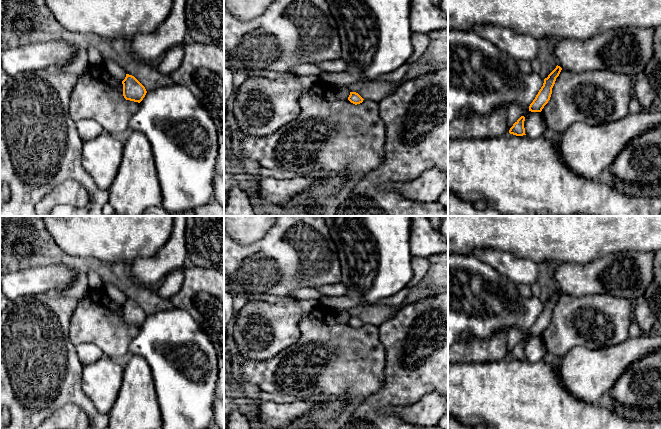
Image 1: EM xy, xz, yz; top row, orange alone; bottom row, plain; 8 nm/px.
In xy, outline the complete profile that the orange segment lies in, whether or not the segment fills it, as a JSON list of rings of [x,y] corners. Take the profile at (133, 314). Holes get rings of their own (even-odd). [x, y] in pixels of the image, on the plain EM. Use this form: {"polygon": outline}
{"polygon": [[[126,298],[123,308],[123,320],[126,324],[140,327],[147,315],[145,311],[132,299]]]}

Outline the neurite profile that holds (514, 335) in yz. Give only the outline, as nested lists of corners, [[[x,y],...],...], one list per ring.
[[[511,328],[507,332],[508,352],[513,350],[515,346],[522,340],[522,332],[518,328]]]

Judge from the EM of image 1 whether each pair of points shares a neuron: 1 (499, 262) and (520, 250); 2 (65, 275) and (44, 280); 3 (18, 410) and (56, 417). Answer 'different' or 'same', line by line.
1: different
2: same
3: different

